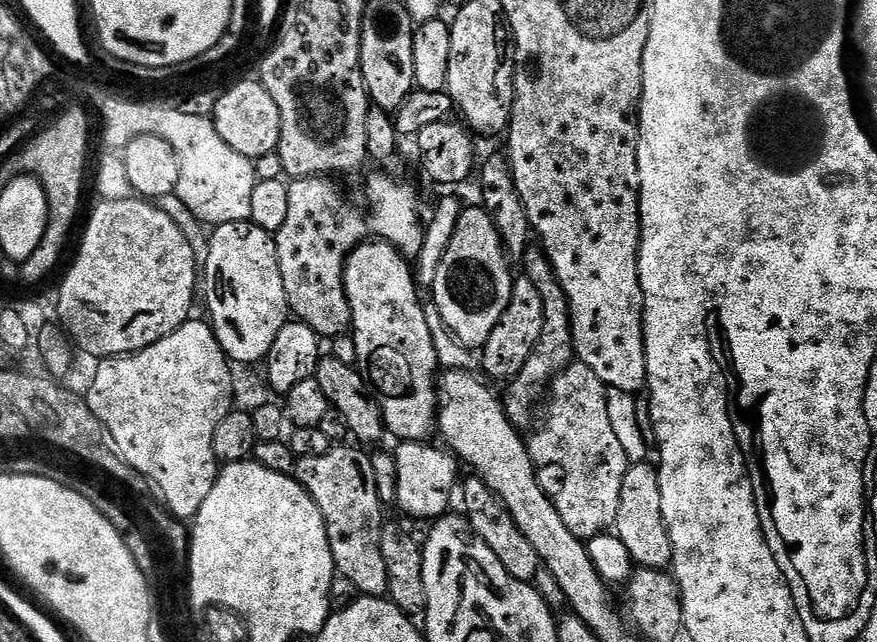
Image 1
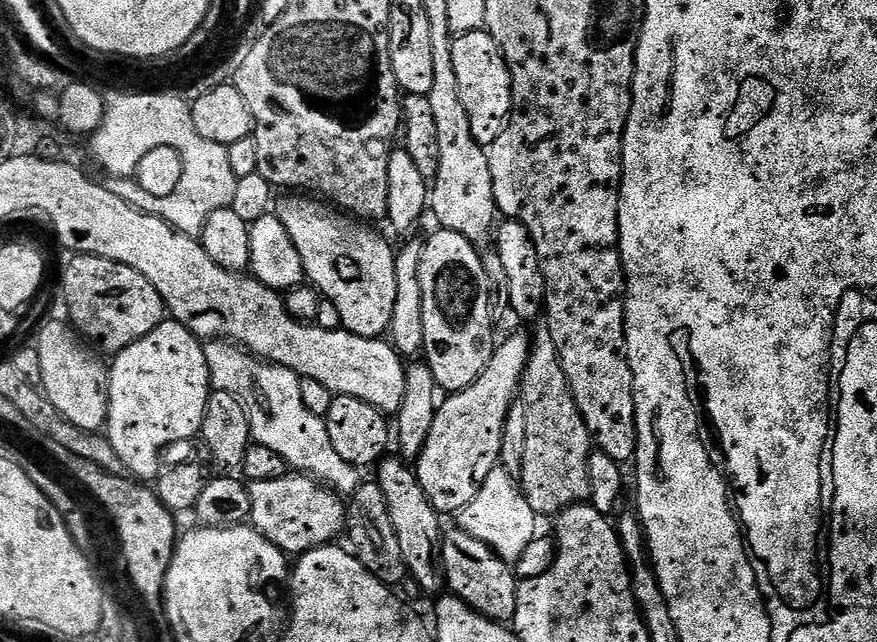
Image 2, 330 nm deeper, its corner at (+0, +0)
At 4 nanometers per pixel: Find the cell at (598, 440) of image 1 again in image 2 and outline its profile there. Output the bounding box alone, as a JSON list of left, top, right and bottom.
[520,328,594,516]

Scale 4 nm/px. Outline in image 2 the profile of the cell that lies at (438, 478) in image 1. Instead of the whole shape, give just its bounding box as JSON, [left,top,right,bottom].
[414,330,533,514]

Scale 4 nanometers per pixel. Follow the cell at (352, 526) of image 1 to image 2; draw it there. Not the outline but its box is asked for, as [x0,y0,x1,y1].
[248,471,349,558]

